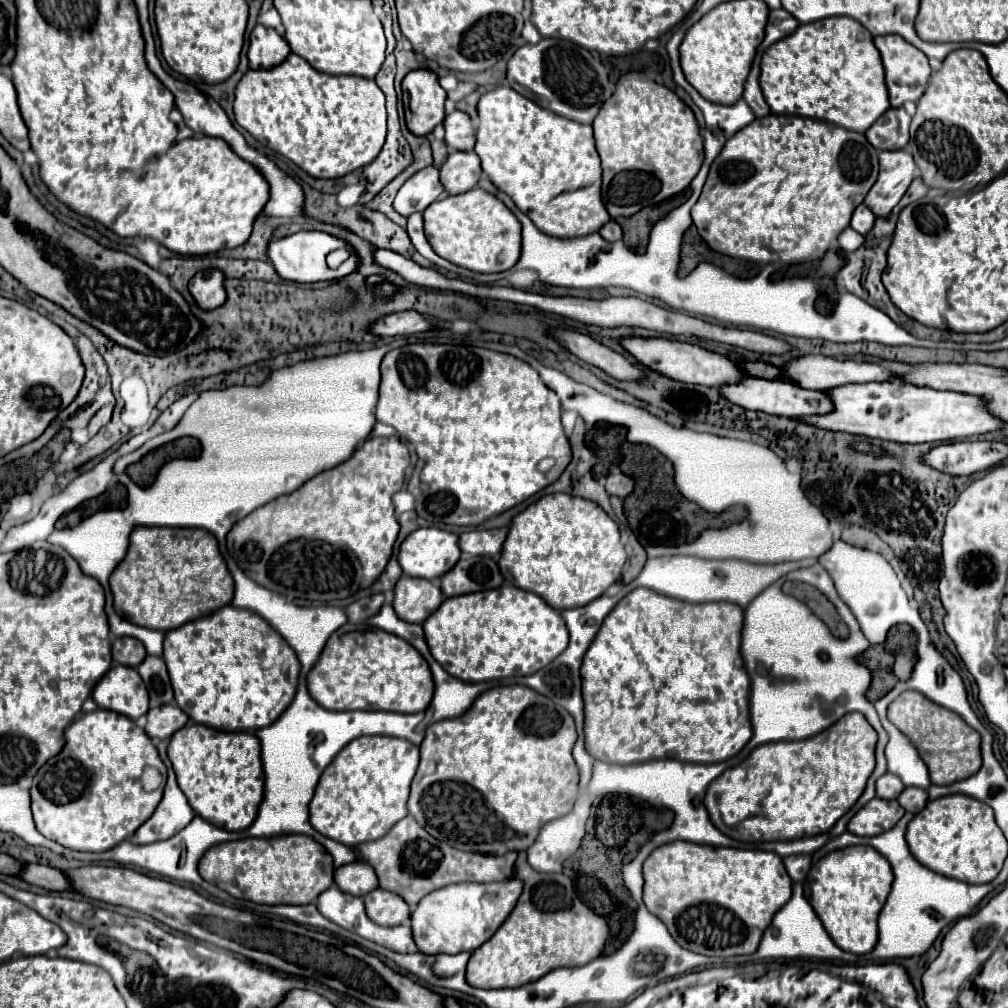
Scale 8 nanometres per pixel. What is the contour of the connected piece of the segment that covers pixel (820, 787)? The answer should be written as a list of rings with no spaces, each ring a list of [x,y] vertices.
[[[846,713],[810,739],[758,745],[740,765],[710,783],[704,797],[710,821],[738,841],[788,841],[826,833],[862,795],[874,769],[876,739],[862,713]]]

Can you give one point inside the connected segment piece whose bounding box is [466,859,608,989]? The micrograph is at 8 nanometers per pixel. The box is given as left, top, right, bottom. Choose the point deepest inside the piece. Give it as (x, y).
(550, 927)

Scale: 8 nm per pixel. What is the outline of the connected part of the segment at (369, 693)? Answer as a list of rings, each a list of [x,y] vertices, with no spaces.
[[[340,629],[324,645],[306,677],[310,697],[330,711],[398,711],[416,713],[428,707],[434,681],[424,657],[402,637],[380,629]]]

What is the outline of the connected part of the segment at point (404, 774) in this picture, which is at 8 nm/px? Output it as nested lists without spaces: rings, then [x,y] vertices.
[[[364,735],[354,741],[350,741],[336,757],[334,761],[324,769],[316,793],[310,801],[310,825],[348,847],[356,847],[366,841],[374,841],[384,837],[394,823],[398,823],[402,817],[406,817],[406,801],[410,793],[410,781],[418,767],[418,747],[412,745],[406,739],[398,737],[386,737],[386,735]]]

